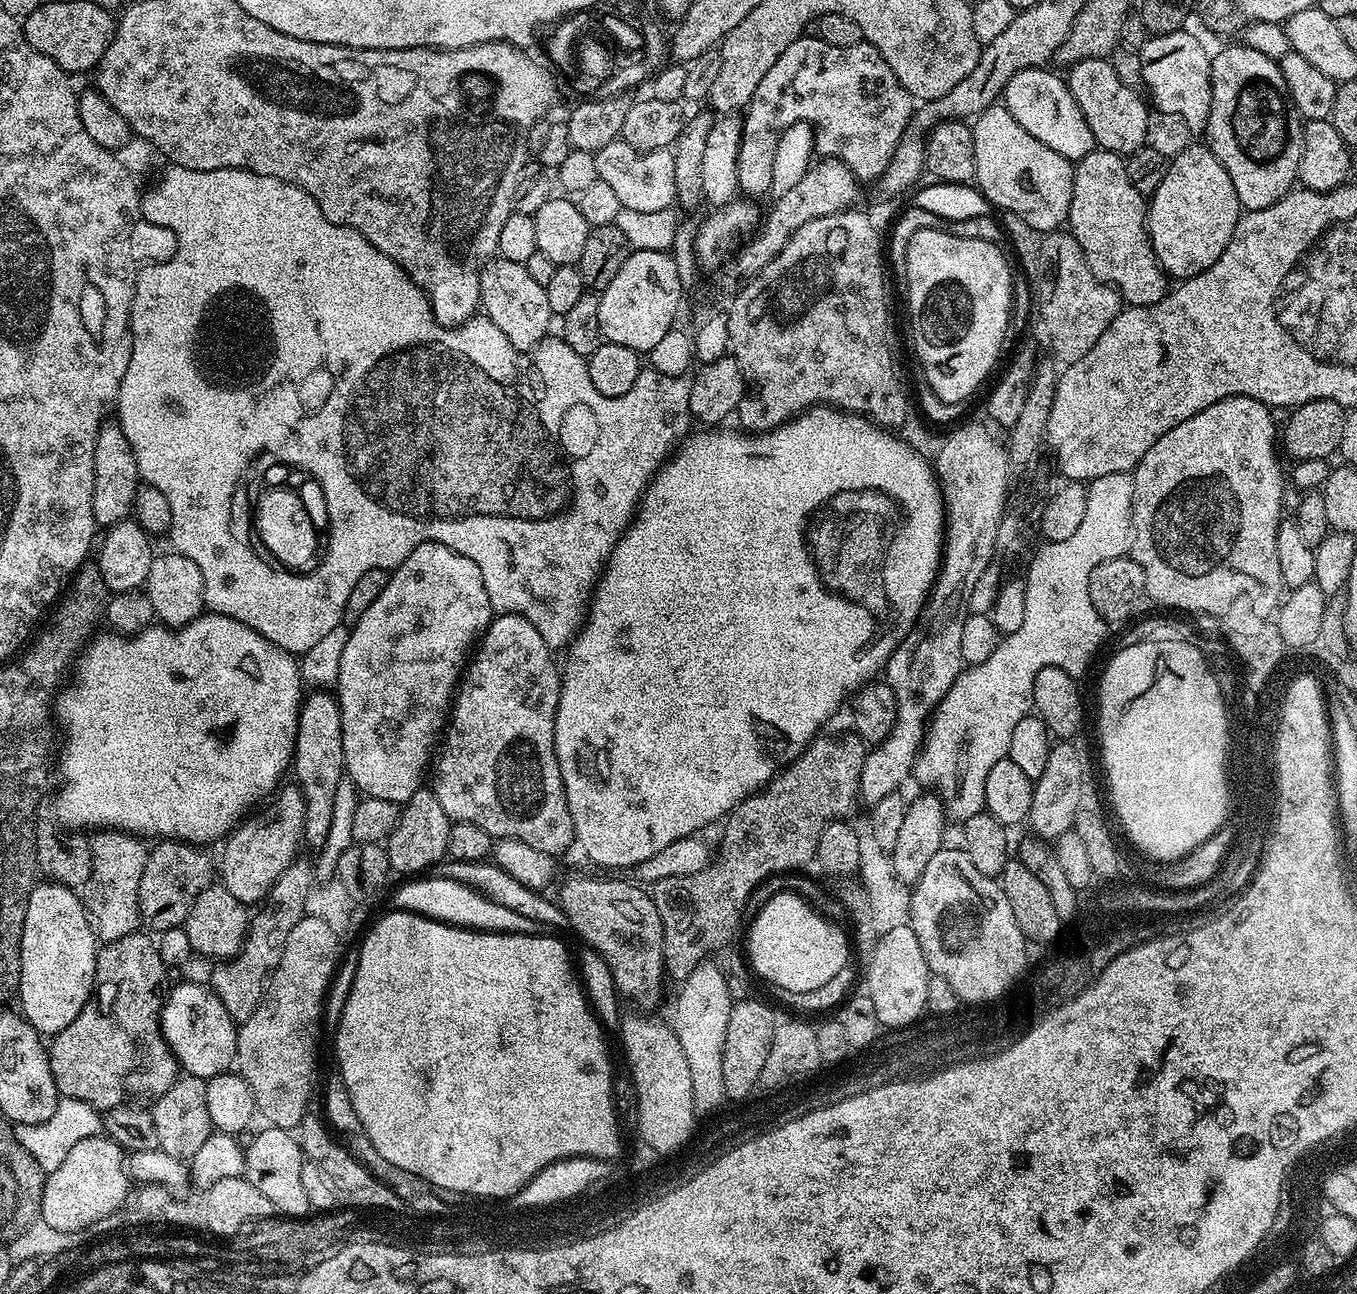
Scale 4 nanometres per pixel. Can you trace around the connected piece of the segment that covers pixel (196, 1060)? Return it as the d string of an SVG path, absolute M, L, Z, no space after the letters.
M207 983L174 984L167 989L164 1006L160 1010L160 1032L164 1036L165 1042L168 1043L168 1049L175 1054L177 1065L187 1075L197 1076L207 1081L229 1071L236 1063L237 1021L230 1018L226 1006L222 1006L222 1002Z

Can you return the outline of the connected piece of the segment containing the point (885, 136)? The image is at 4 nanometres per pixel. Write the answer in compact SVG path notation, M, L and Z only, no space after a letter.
M815 34L800 36L766 70L762 82L758 82L758 90L754 90L754 98L748 103L743 113L743 136L741 138L740 152L737 154L737 182L741 193L749 192L749 197L760 196L767 193L771 186L770 158L778 145L779 136L792 123L799 120L805 126L816 127L816 148L821 157L830 160L840 160L852 171L857 181L879 181L892 161L894 150L903 138L904 132L914 115L914 101L912 95L894 78L894 70L886 66L882 54L874 50L874 46L861 42L858 46L843 48L830 46L822 42Z

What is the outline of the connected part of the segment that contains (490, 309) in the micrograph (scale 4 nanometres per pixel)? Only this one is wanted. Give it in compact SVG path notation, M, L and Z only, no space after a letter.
M493 258L484 265L480 271L480 308L483 315L487 316L502 334L506 334L508 345L514 346L520 352L531 352L541 340L549 335L548 327L554 323L554 317L550 310L550 302L546 302L546 290L530 278L530 270L526 270L524 264L510 262L503 258Z

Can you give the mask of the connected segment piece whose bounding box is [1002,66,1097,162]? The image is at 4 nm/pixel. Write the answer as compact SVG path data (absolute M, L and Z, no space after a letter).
M1044 66L1018 70L1003 90L1002 104L1026 134L1034 134L1042 146L1050 146L1050 150L1075 162L1097 147L1096 139L1090 134L1090 126L1086 126L1086 118L1082 118L1082 110L1078 110L1078 102L1074 102L1065 77L1048 70Z

